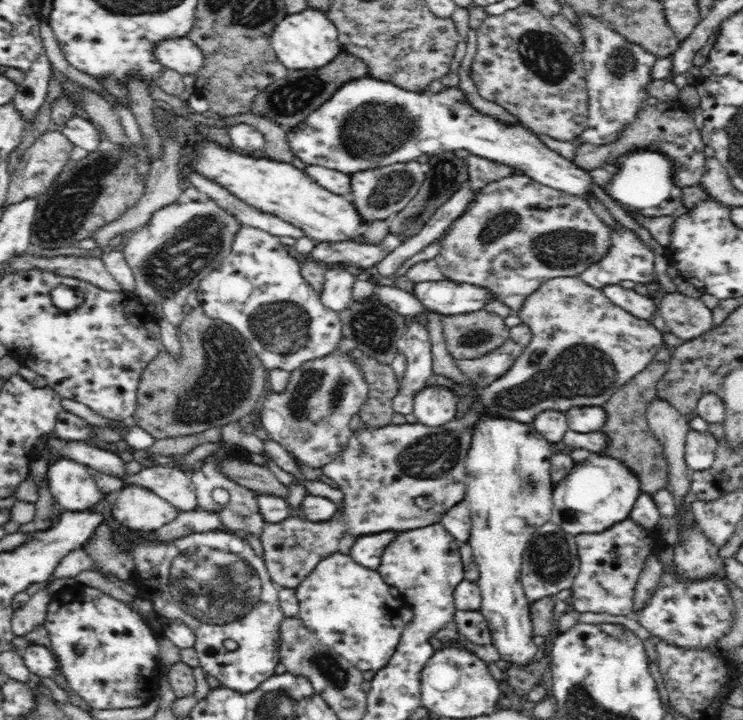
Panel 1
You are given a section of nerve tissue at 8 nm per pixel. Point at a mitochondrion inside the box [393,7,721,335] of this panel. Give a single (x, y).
(541, 53)

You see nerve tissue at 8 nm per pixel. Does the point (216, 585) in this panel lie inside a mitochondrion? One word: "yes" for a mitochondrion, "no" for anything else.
yes

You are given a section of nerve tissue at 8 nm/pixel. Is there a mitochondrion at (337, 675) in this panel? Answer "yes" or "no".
yes

